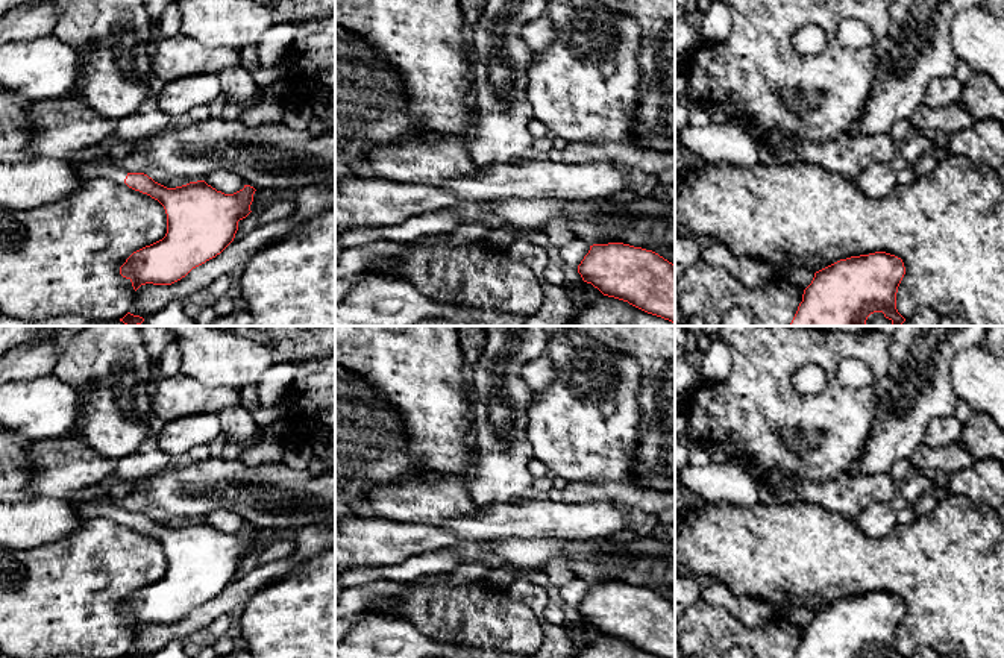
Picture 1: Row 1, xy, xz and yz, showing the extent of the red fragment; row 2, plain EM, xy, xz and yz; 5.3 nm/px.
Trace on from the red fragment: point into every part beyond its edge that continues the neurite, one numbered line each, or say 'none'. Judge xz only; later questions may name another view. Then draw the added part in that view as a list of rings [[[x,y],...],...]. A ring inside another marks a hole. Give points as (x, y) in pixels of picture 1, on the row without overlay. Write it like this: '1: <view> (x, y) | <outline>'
none

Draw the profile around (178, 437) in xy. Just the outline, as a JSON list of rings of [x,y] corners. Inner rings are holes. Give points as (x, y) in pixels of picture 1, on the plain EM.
[[[193,414],[165,423],[155,438],[159,449],[174,458],[196,446],[211,446],[220,434],[221,425],[217,414]]]

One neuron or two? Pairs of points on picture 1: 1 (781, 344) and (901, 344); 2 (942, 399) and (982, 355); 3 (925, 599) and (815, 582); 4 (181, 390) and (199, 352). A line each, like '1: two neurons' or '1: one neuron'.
1: two neurons
2: two neurons
3: one neuron
4: two neurons

